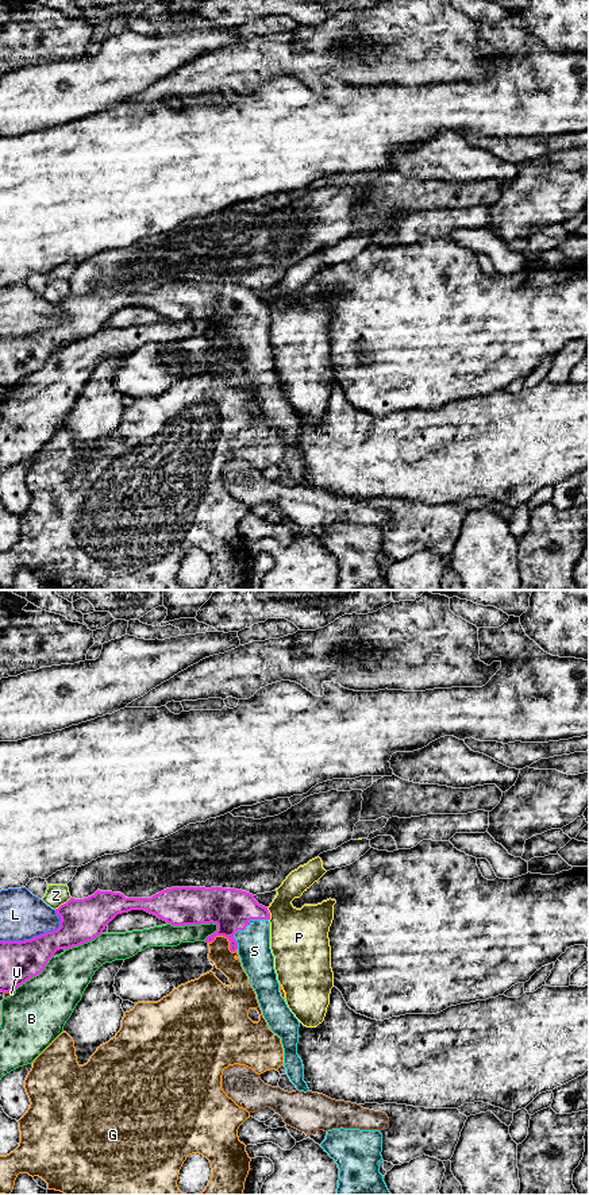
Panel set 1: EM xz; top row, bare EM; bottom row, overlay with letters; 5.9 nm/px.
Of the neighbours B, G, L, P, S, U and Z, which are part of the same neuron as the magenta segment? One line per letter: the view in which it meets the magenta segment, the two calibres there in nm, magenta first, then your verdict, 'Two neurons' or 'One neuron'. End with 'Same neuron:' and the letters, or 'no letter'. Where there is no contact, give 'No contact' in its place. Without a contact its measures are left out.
B: Touches magenta in xz. Thickness 240 nm (magenta) against 130 nm. Two neurons
G: Touches magenta in xz. Thickness 240 nm (magenta) against 130 nm. Two neurons
L: Touches magenta in xz. Thickness 240 nm (magenta) against 280 nm. Two neurons
P: Touches magenta in xz. Thickness 240 nm (magenta) against 360 nm. Two neurons
S: Touches magenta in xz. Thickness 240 nm (magenta) against 190 nm. One neuron
U: Touches magenta in xz. Thickness 240 nm (magenta) against 30 nm. Two neurons
Z: Touches magenta in xz. Thickness 260 nm (magenta) against 130 nm. Two neurons
Same neuron: S

